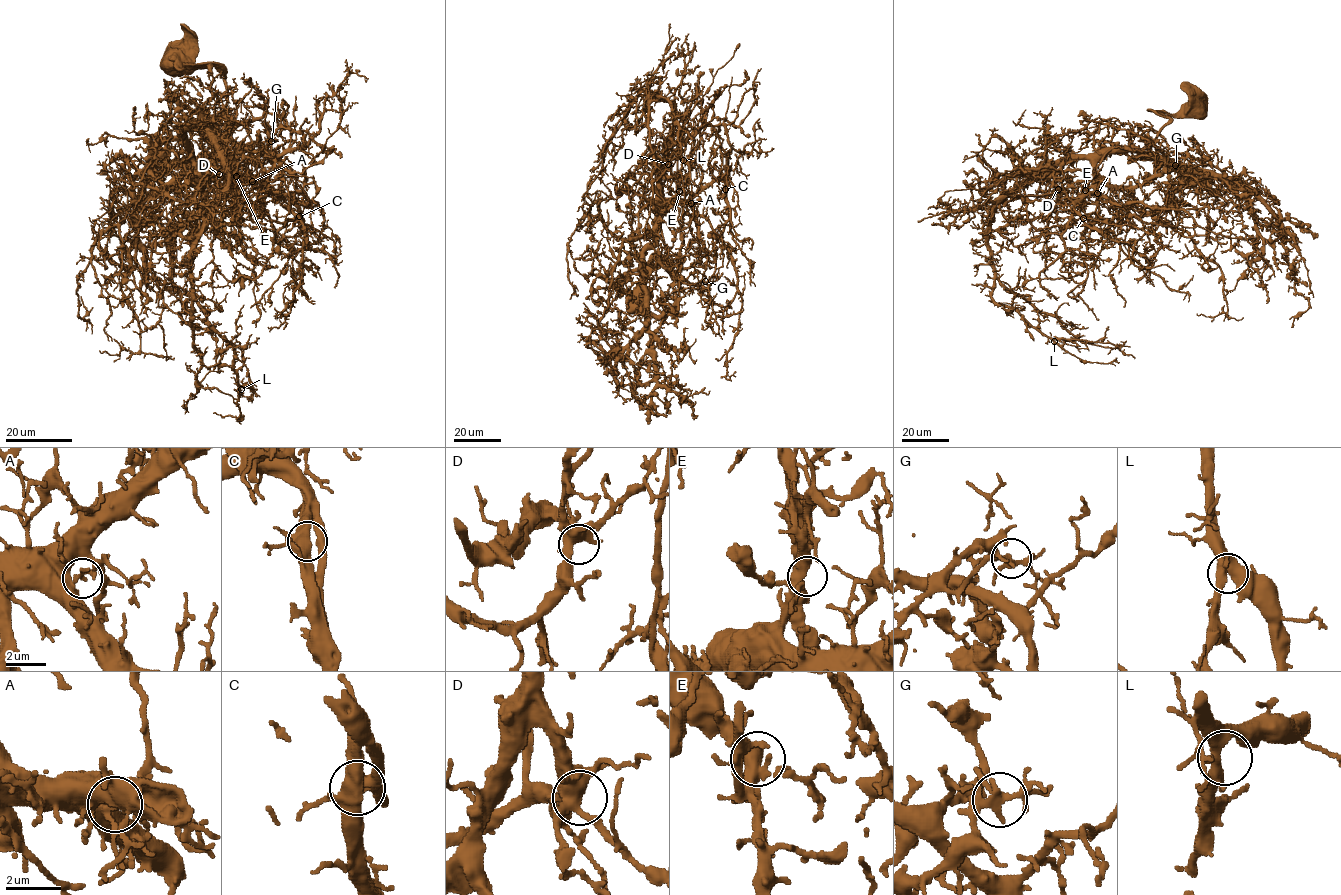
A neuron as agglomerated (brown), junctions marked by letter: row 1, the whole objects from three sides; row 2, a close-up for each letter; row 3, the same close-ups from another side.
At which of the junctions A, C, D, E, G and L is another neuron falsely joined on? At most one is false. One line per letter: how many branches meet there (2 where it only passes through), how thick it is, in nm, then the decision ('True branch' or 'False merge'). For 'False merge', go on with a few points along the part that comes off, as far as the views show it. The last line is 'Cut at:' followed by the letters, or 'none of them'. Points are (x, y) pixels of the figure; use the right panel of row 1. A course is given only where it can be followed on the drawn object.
A: Branches: 2. Thickness 280 nm. True branch
C: Branches: 3. Thickness 440 nm. True branch
D: Branches: 6. Thickness 500 nm. True branch
E: Branches: 4. Thickness 400 nm. True branch
G: Branches: 6. Thickness 260 nm. True branch
L: Branches: 3. Thickness 360 nm. True branch
Cut at: none of them

